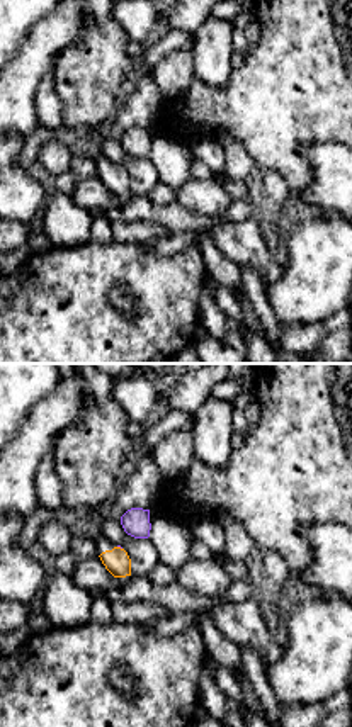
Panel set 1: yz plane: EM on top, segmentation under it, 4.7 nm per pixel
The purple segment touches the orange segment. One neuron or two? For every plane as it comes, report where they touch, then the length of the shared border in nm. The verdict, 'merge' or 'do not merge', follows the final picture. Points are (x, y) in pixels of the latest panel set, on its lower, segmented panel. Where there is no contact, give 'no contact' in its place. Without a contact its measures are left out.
contact (119, 546); length 30 nm

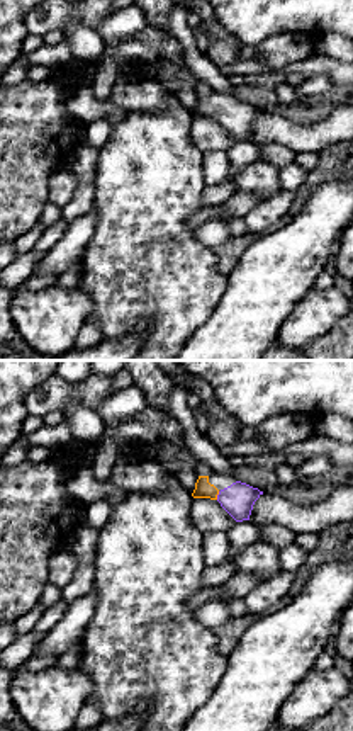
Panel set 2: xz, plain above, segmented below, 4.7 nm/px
contact (218, 495); length 40 nm

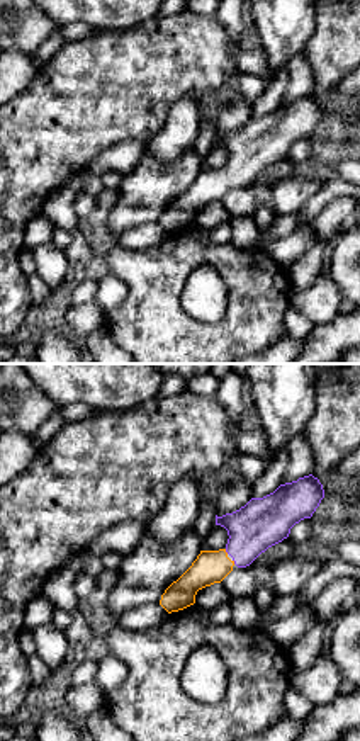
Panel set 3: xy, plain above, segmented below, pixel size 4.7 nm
contact (226, 551); length 30 nm

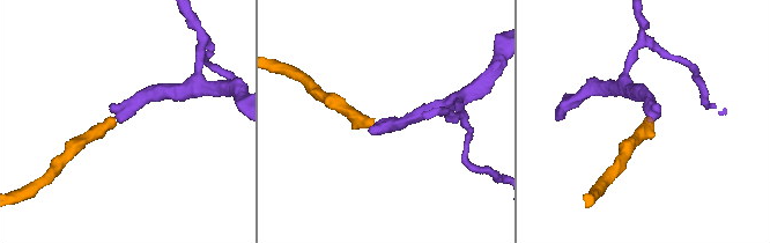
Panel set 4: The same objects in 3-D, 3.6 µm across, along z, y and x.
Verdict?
merge

